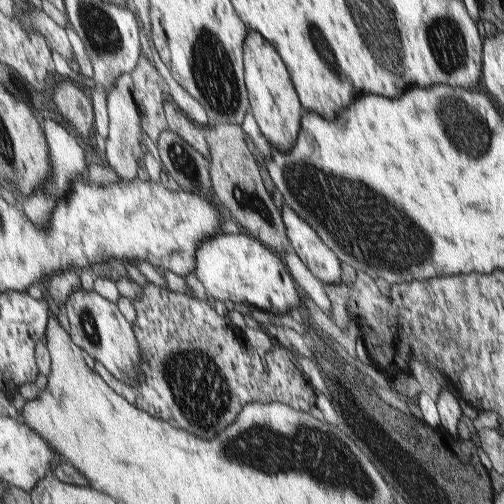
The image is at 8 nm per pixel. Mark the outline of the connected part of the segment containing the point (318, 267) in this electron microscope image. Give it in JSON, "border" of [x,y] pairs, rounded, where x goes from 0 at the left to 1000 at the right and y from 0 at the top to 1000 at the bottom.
{"border":[[[571,405],[560,413],[560,437],[579,484],[577,494],[603,520],[603,528],[633,552],[641,563],[665,565],[677,560],[677,516],[639,480],[623,452],[599,437]]]}

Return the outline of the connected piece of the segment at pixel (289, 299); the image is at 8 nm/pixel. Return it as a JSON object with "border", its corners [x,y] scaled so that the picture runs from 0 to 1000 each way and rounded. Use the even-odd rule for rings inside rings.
{"border":[[[492,462],[419,468],[397,484],[389,504],[385,544],[409,573],[413,591],[452,603],[476,601],[540,623],[573,623],[575,611],[593,611],[595,583],[563,520],[528,492],[520,478]],[[540,579],[540,603],[536,603]]]}

